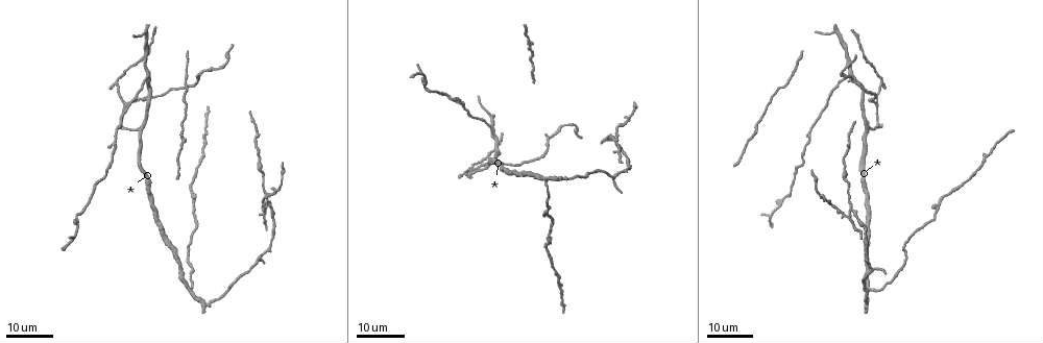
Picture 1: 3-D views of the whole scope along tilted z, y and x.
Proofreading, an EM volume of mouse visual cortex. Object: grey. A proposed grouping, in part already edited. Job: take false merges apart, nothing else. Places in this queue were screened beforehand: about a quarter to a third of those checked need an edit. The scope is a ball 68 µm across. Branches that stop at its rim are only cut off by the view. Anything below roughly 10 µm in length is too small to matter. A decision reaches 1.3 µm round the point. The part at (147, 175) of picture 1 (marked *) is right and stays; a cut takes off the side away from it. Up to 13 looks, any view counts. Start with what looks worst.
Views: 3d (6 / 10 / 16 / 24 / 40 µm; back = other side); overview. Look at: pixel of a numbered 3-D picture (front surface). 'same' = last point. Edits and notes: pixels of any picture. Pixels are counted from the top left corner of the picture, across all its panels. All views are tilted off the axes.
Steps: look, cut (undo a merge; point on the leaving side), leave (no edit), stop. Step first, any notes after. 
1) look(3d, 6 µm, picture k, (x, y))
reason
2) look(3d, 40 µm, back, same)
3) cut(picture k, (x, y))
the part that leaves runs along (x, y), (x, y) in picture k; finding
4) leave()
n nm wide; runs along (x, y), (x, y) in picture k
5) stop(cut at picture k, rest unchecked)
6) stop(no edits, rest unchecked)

look(3d, 16 µm, picture 1, (849, 209))
three arms meet

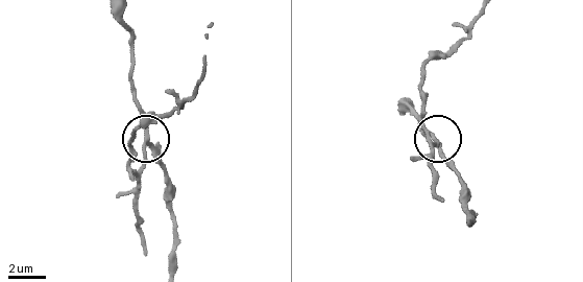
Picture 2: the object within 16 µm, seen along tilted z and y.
look(3d, 10 µm, picture 2, (146, 138))
zoom in

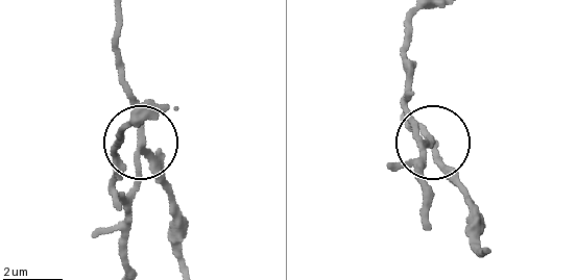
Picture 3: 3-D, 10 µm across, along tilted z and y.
cut(picture 3, (135, 194))
the part that leaves runs along (136, 153), (134, 180), (122, 198), (117, 145), (140, 123) in picture 3; a second neuron is stuck on

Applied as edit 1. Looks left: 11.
look(3d, 16 µm, picture 1, (872, 291))
thin arm on a thick one

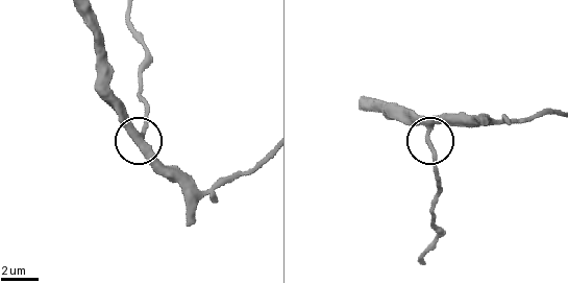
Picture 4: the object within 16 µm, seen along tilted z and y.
look(3d, 10 µm, picture 4, (427, 134))
closer look

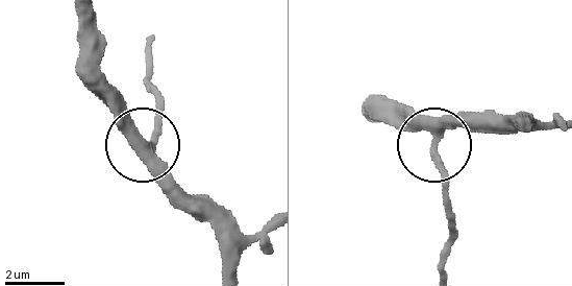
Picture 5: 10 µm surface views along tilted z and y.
leave()
3 arms; runs along (362, 109), (425, 129), (448, 218) in picture 5; one neuron here

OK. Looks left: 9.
look(3d, 24 µm, picture 1, (877, 120))
calibre changes

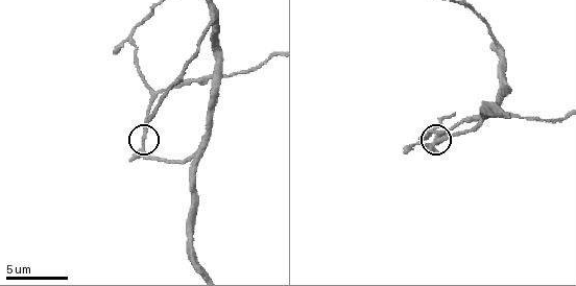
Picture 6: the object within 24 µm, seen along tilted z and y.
look(3d, 6 µm, picture 6, (142, 143))

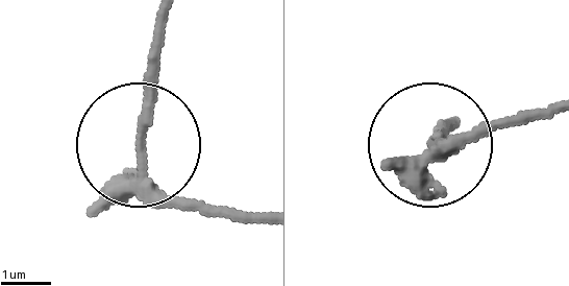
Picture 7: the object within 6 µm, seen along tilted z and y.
look(3d, 6 µm, back, picture 7, (143, 145))

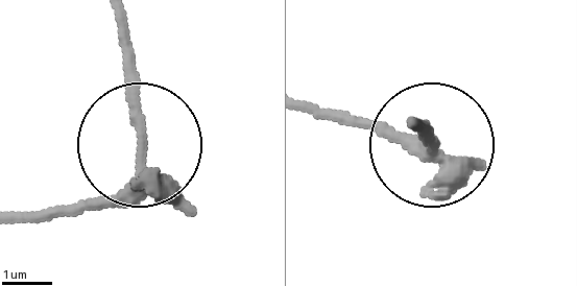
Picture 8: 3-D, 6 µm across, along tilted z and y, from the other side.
leave()
one neuron here

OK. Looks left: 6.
look(3d, 6 µm, picture 6, (500, 49))
three-way junction

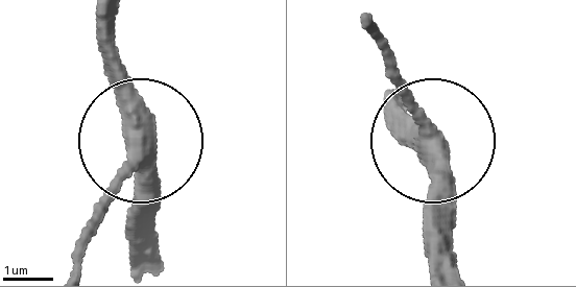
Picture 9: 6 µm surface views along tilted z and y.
look(3d, 6 µm, back, picture 9, (136, 149))
from behind

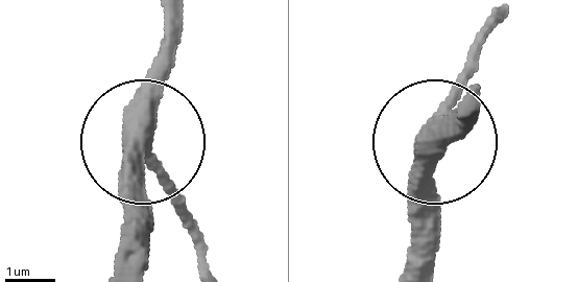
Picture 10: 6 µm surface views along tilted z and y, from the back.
leave()
400 nm wide; continuous, no second neuron

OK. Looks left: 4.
look(3d, 10 µm, picture 6, (481, 119))

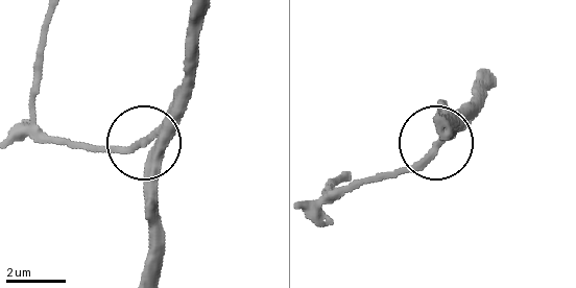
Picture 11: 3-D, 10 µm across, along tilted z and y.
look(3d, 6 µm, picture 11, (144, 141))
closer look

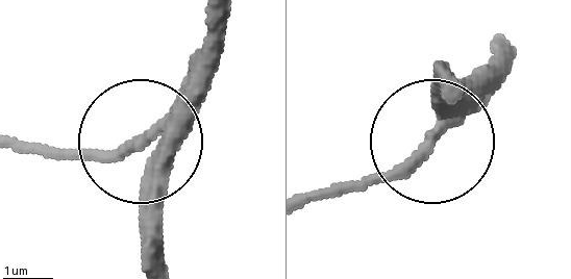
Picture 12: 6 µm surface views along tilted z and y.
leave()
runs along (151, 258), (142, 141), (209, 76) in picture 12; continuous, no second neuron

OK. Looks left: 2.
look(3d, 16 µm, picture 6, (445, 131))

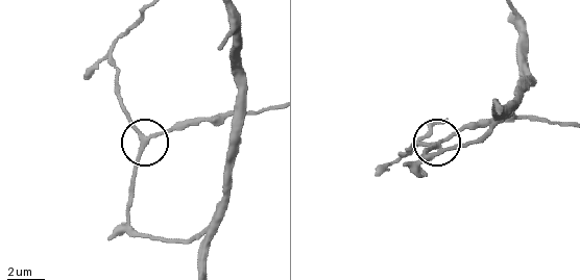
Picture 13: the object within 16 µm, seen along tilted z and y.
look(3d, 16 µm, back, picture 13, (434, 142))
other side

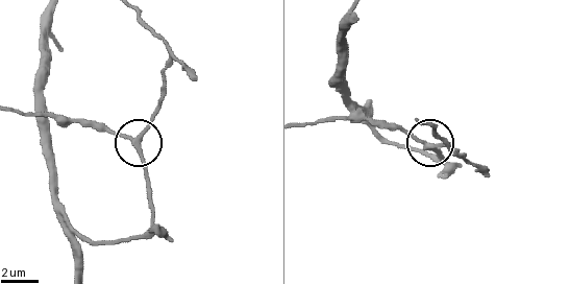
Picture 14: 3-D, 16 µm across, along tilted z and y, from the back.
leave()
all the same neuron

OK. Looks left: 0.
stop(cut at picture 3, rest unchecked)

